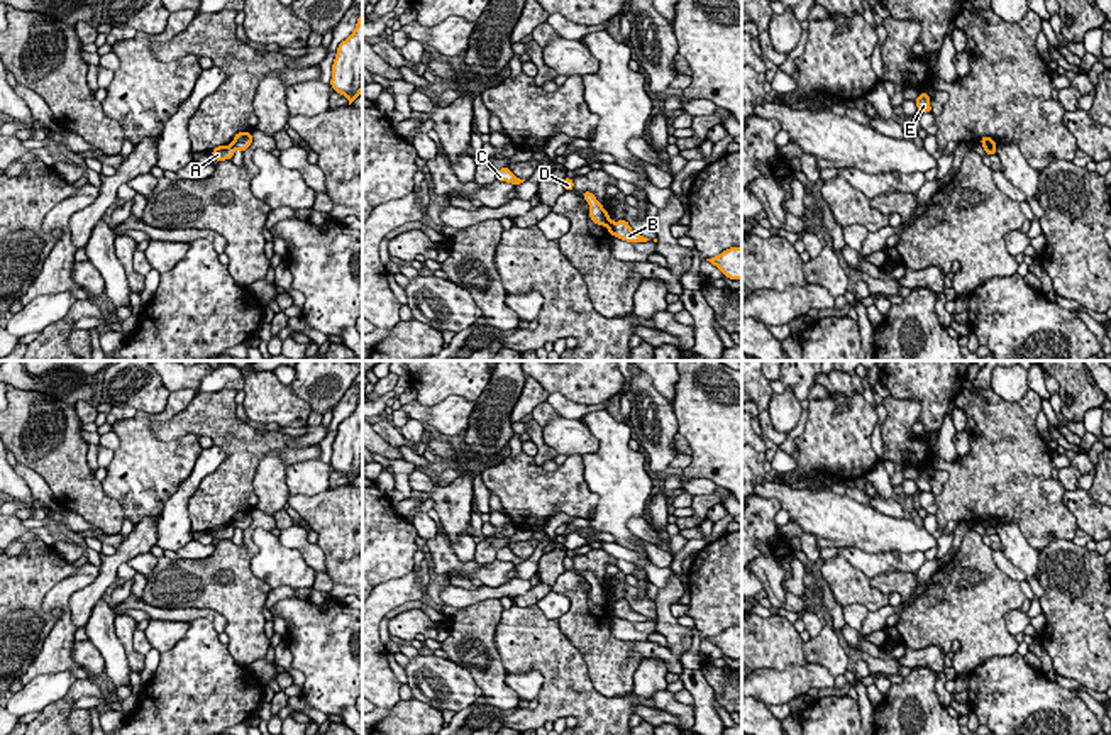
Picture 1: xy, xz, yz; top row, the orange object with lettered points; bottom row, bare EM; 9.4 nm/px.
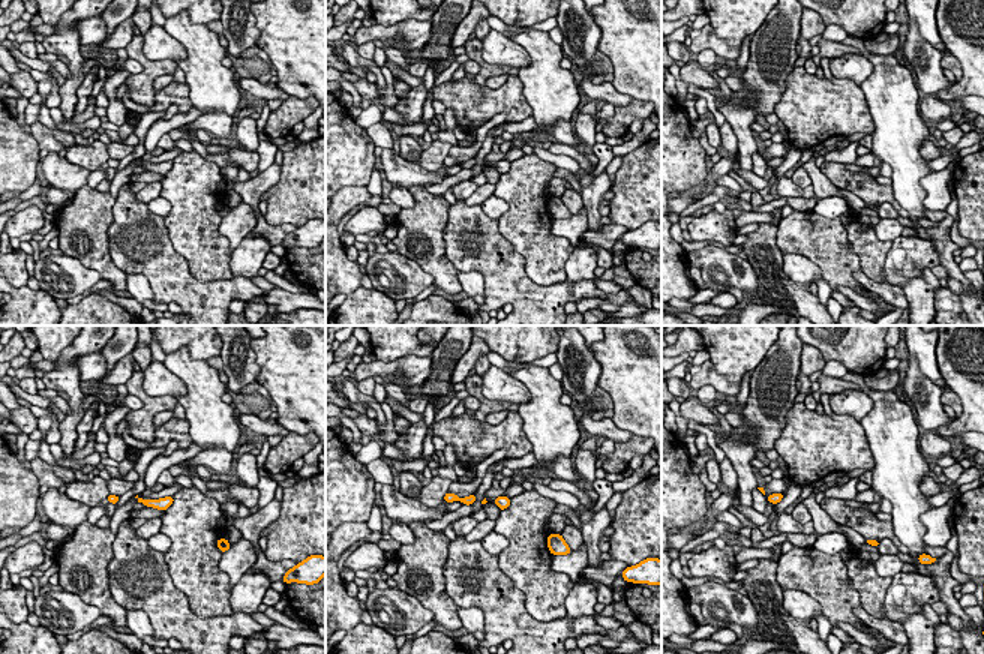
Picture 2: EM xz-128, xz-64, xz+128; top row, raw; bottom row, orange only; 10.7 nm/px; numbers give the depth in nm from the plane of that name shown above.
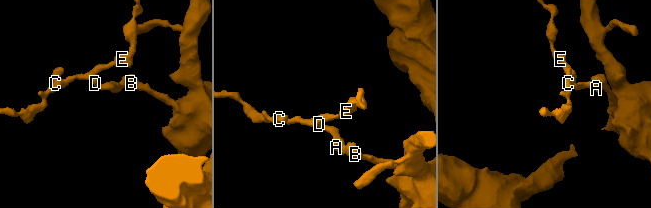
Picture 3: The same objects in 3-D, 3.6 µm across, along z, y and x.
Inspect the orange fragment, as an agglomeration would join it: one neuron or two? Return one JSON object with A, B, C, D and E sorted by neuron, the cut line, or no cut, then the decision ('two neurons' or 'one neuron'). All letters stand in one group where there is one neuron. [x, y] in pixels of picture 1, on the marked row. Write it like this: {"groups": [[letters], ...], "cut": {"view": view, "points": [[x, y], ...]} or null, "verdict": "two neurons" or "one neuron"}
{"groups": [["A", "C", "D", "E"], ["B"]], "cut": {"view": "xz", "points": [[612, 222], [613, 234]]}, "verdict": "two neurons"}

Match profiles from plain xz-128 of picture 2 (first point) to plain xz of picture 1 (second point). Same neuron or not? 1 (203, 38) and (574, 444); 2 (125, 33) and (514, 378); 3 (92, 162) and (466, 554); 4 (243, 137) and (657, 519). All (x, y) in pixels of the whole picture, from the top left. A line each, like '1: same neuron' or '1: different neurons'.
1: different neurons
2: different neurons
3: different neurons
4: same neuron

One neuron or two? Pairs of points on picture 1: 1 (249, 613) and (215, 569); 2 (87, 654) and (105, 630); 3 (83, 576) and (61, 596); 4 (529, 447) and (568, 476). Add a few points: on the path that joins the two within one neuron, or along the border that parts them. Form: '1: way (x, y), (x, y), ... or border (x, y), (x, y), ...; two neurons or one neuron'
1: way (241, 603), (239, 596), (224, 580); one neuron
2: border (87, 639), (100, 654), (105, 669); two neurons
3: way (78, 581), (66, 591); one neuron
4: border (522, 451), (532, 458); two neurons

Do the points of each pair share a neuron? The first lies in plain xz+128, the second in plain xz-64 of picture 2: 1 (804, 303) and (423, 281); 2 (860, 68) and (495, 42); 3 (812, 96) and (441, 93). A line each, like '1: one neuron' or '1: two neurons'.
1: two neurons
2: one neuron
3: one neuron

